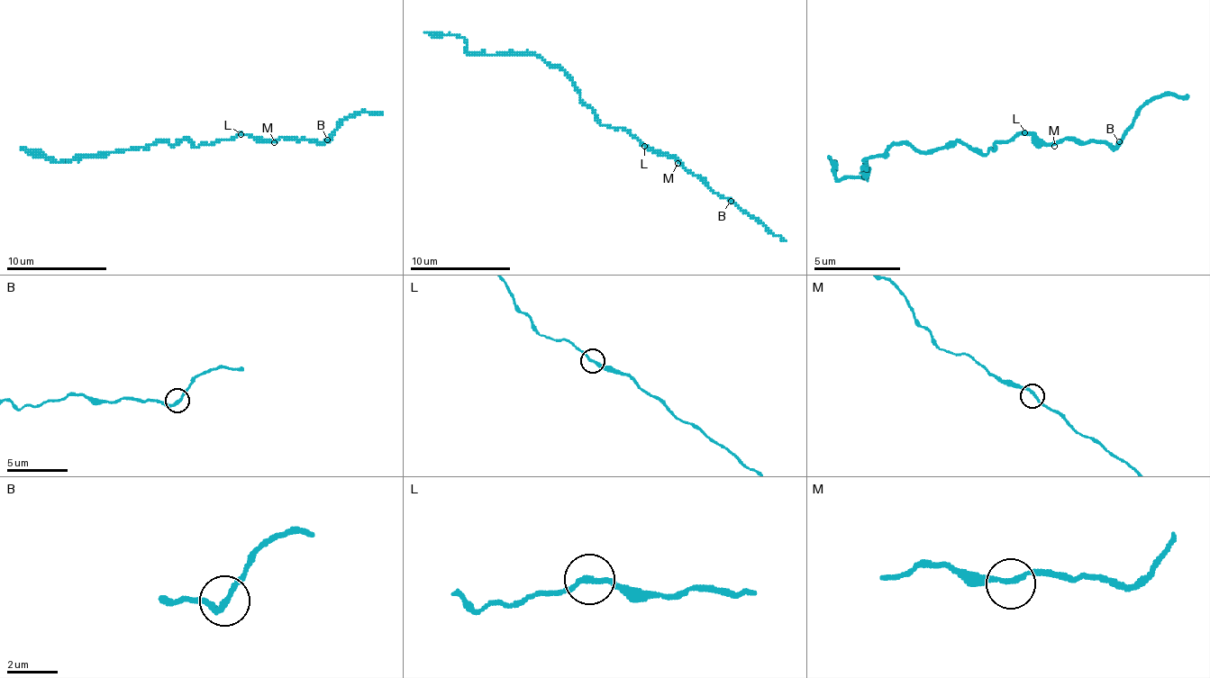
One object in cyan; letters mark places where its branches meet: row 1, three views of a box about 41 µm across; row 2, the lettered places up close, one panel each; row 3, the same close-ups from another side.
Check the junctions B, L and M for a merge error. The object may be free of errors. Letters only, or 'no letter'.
L

